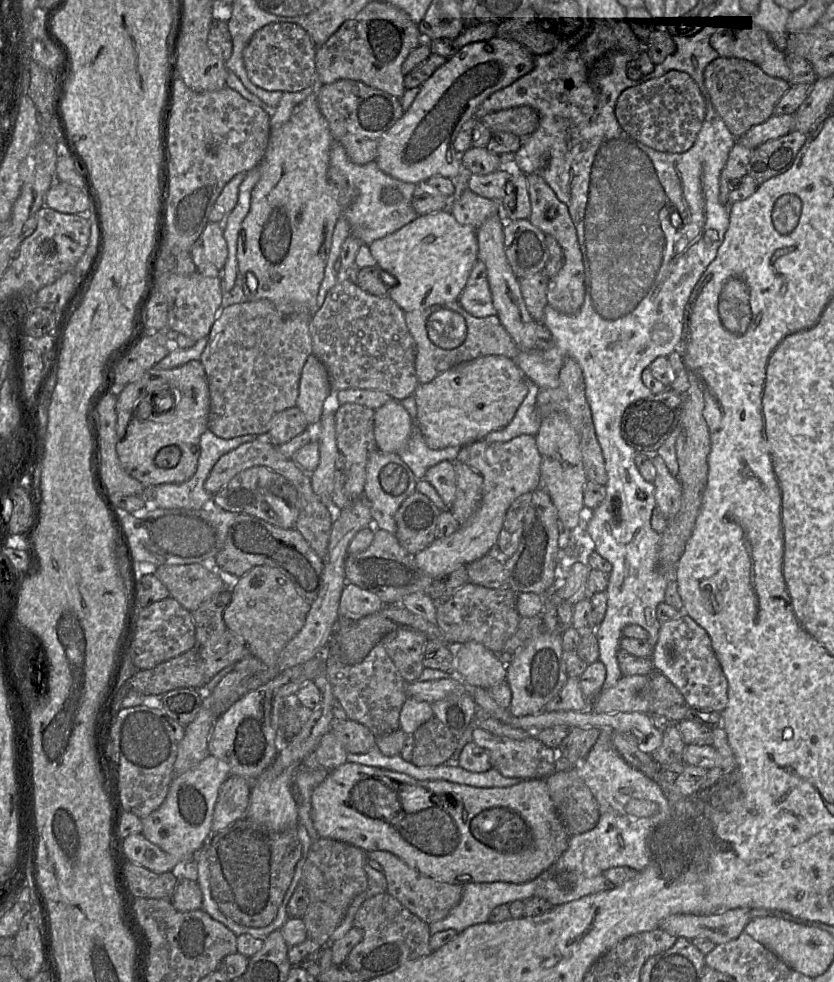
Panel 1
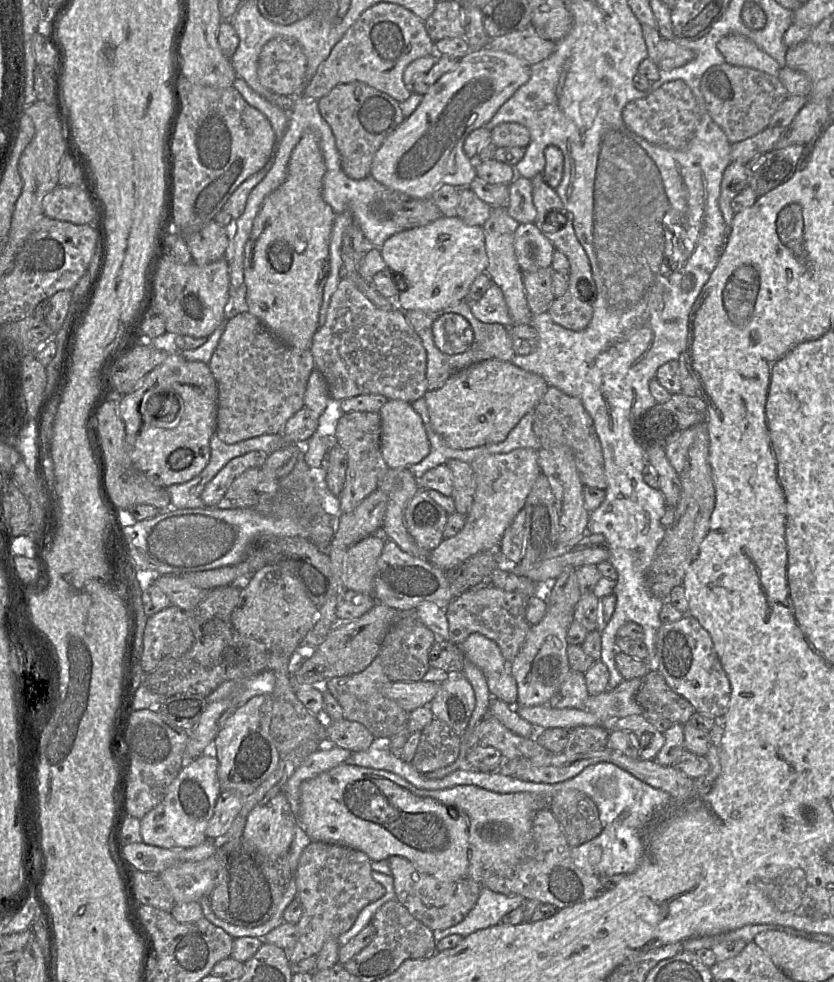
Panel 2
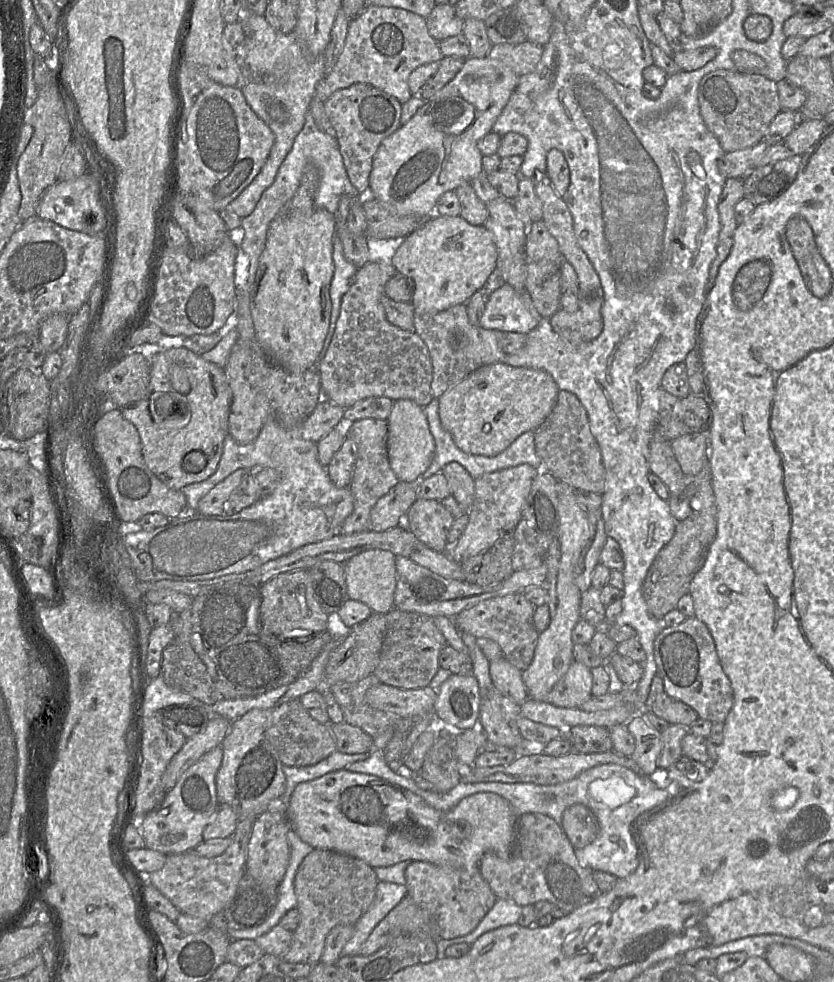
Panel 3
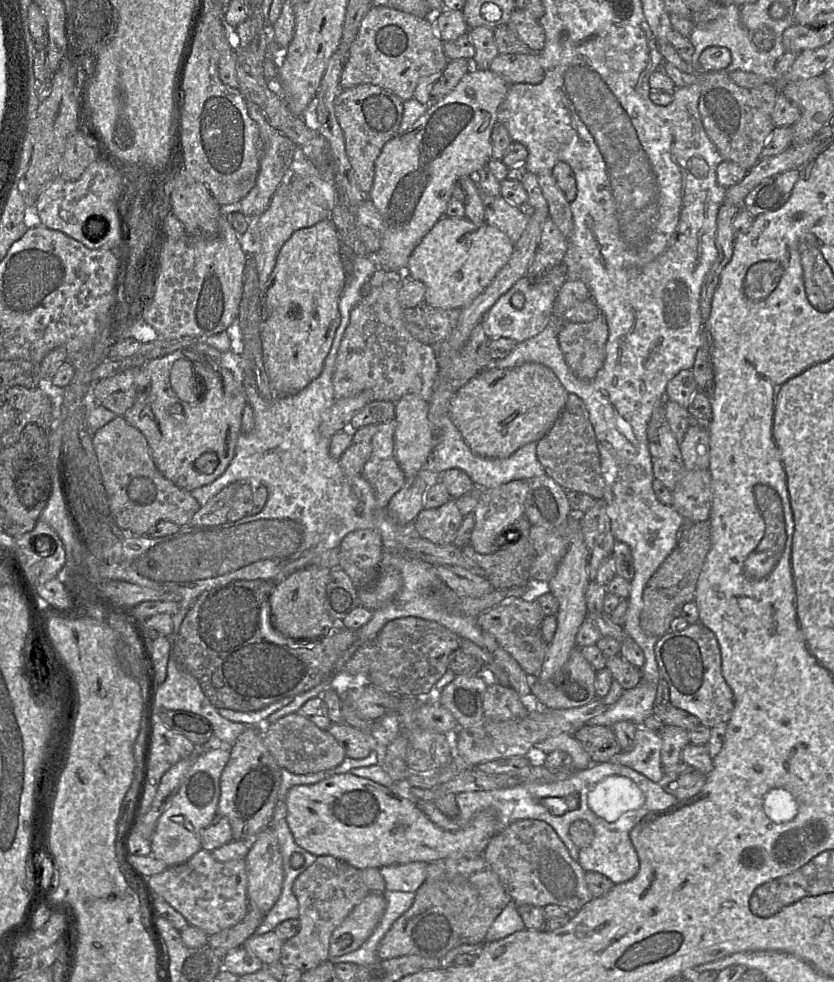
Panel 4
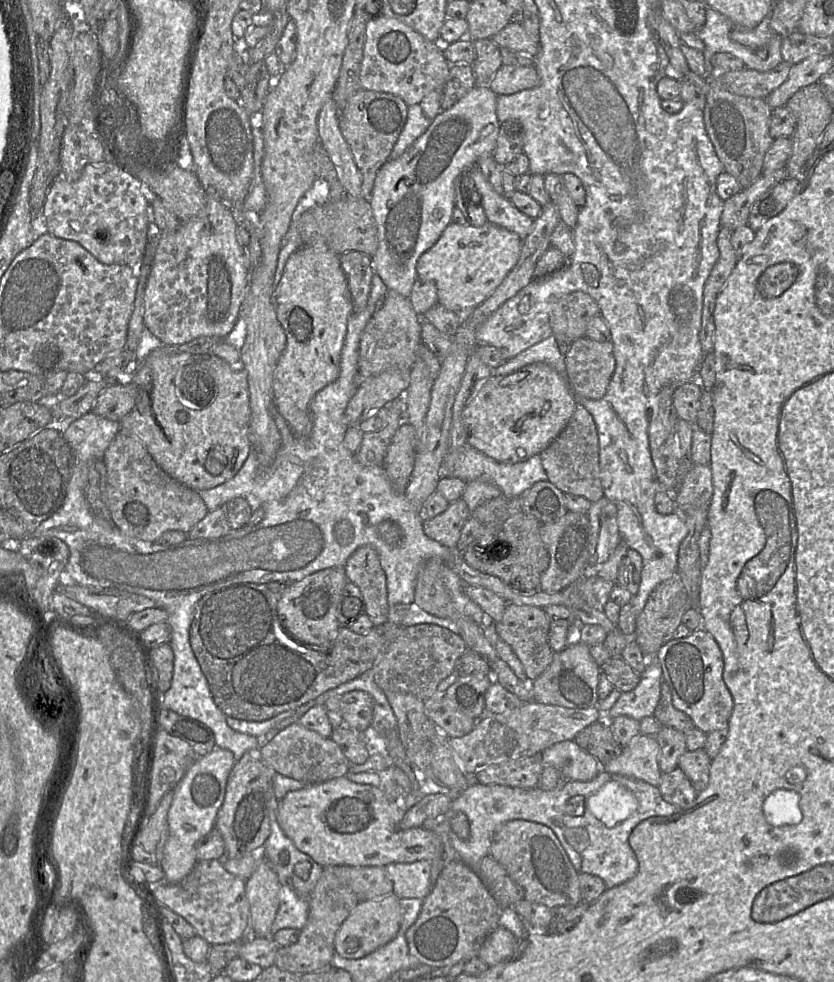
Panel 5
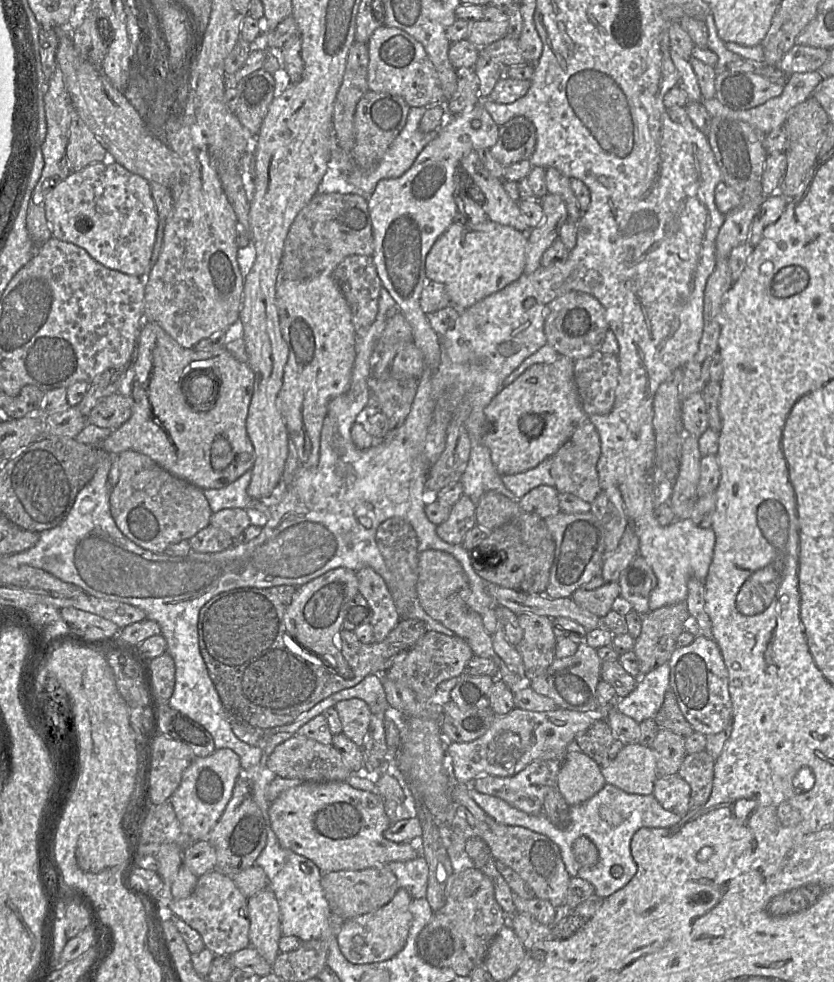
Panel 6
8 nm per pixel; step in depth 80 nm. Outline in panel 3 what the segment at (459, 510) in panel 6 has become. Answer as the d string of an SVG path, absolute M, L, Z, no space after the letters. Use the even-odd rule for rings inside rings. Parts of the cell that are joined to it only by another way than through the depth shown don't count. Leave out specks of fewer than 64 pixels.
M419 497L409 508L404 517L405 527L408 528L415 537L427 548L444 552L447 547L447 534L455 518L440 501L424 499Z

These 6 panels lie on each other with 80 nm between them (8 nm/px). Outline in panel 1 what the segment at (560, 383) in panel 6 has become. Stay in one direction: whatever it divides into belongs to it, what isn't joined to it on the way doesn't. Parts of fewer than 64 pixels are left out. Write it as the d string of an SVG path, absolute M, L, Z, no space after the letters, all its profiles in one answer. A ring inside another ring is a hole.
M479 357L454 366L429 383L420 383L412 395L417 406L414 422L431 449L464 446L506 427L527 392L527 379L514 359Z

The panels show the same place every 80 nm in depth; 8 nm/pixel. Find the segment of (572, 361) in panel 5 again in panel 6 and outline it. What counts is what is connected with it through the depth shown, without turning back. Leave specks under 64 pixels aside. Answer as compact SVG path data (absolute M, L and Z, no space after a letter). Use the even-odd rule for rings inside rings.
M600 350L574 361L574 380L585 413L609 414L615 403L619 382L619 362L615 355Z

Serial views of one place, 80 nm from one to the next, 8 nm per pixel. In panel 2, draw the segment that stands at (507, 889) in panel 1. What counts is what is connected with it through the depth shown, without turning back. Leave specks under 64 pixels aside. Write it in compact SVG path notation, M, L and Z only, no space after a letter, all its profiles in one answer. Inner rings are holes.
M482 887L475 906L467 916L450 928L433 931L434 937L443 938L450 934L466 937L477 930L500 924L504 915L519 908L525 901L521 895L508 896Z

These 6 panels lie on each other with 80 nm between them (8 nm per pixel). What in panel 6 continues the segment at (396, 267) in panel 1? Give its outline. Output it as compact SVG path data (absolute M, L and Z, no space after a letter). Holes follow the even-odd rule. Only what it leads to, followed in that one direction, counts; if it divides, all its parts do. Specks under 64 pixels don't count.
M489 219L480 224L452 223L426 256L426 277L444 284L451 305L459 310L467 309L523 275L527 234Z

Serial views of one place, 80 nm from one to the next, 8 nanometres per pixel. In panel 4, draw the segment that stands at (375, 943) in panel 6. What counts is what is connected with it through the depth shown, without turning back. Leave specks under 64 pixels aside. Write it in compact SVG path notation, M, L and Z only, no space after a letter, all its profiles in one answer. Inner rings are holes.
M370 893L332 933L330 958L359 949L379 924L386 908L382 894Z

